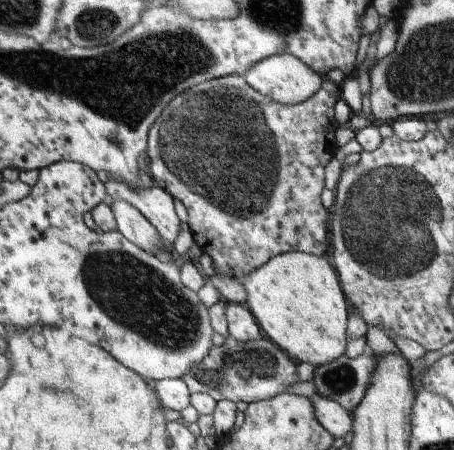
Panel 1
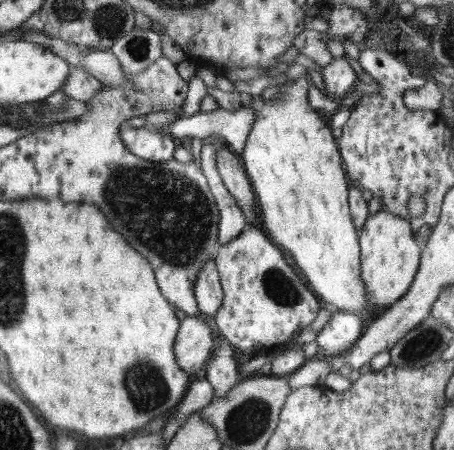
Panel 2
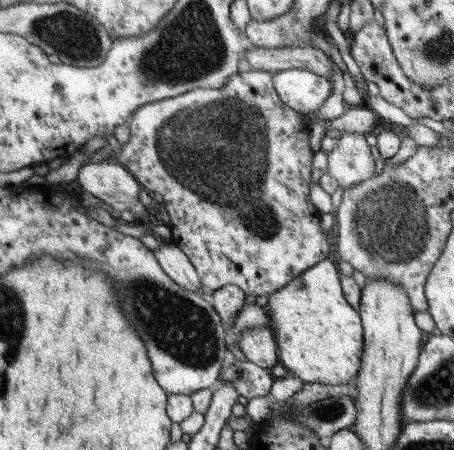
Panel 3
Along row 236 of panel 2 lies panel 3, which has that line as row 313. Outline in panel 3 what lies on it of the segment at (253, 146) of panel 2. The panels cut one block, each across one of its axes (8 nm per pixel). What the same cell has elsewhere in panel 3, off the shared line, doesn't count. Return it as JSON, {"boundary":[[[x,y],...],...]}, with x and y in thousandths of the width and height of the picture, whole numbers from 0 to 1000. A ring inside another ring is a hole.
{"boundary":[[[707,578],[685,591],[667,609],[650,613],[632,636],[601,649],[593,658],[593,676],[584,680],[593,698],[597,742],[610,760],[615,809],[637,822],[637,831],[654,836],[667,853],[707,853],[707,858],[760,858],[769,844],[786,840],[795,818],[800,787],[800,724],[791,693],[769,680],[751,644],[751,609],[738,600],[733,582]]]}

